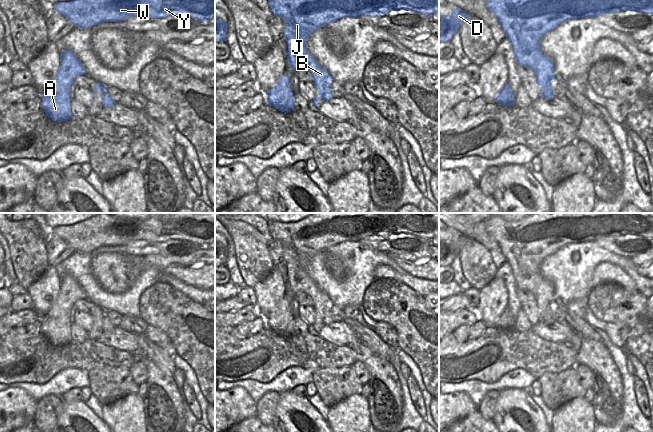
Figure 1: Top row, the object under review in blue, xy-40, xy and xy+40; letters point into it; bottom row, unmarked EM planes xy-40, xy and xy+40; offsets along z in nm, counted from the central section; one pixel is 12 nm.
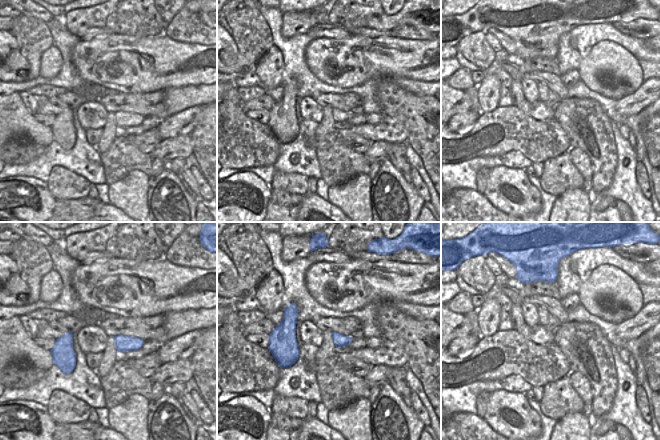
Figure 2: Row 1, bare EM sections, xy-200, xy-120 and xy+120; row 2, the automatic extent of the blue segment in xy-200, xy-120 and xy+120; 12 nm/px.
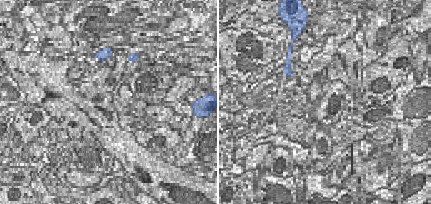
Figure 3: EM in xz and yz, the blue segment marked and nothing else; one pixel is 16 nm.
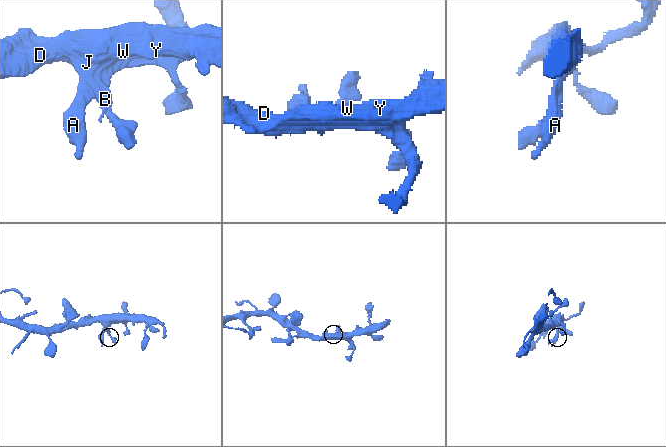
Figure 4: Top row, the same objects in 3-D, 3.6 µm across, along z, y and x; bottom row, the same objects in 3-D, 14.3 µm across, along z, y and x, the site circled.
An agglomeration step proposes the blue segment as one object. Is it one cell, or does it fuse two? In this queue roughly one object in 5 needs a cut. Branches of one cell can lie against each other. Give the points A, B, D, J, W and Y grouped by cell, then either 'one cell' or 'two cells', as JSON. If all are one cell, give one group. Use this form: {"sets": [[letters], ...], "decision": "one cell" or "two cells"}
{"sets": [["A", "B", "D", "J", "W", "Y"]], "decision": "one cell"}

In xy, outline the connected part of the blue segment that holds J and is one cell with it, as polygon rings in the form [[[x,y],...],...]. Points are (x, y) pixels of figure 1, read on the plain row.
[[[313,213],[297,222],[268,222],[268,229],[272,238],[281,241],[286,247],[284,262],[287,267],[288,289],[294,295],[299,291],[307,293],[314,303],[313,308],[318,313],[318,318],[312,328],[317,331],[321,320],[326,326],[333,319],[331,300],[306,272],[306,265],[313,256],[339,243],[383,240],[397,234],[415,235],[431,241],[439,235],[439,213]]]

